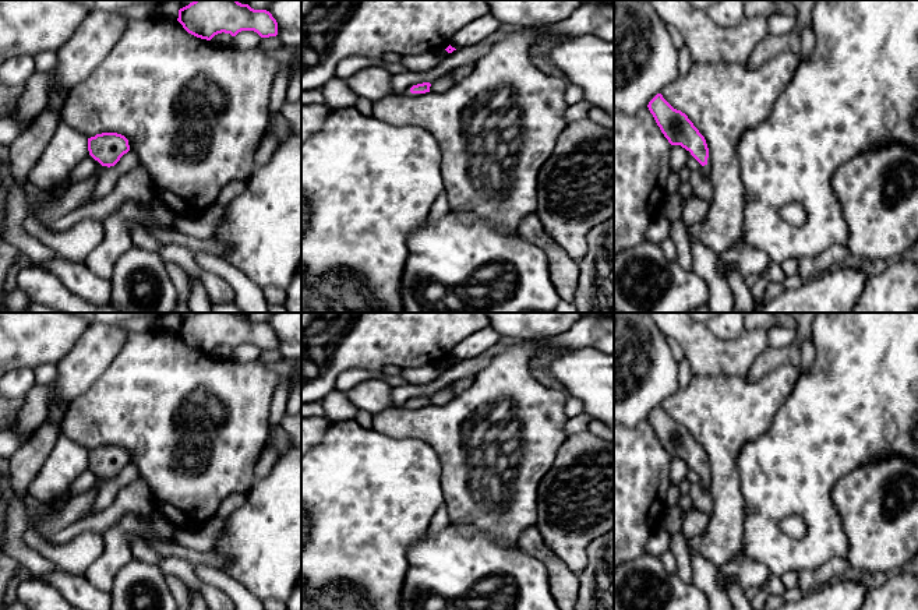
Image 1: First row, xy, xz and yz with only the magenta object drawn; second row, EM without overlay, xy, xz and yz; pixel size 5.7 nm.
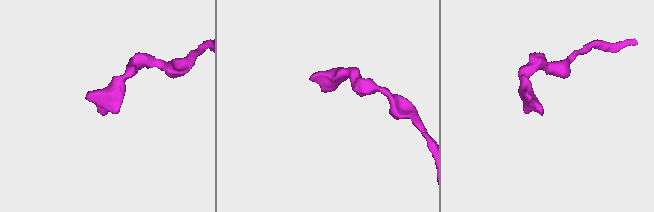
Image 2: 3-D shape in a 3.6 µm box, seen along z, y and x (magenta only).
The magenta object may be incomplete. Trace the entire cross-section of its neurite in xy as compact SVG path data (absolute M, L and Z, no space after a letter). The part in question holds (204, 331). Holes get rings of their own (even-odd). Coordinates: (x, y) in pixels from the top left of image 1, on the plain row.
M194 313L179 322L177 334L201 352L211 353L218 346L236 349L241 343L254 343L261 350L278 348L278 335L266 322L254 322L237 313Z

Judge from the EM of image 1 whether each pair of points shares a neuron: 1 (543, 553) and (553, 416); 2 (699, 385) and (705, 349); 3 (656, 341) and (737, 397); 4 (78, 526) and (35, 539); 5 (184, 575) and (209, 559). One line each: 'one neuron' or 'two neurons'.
1: two neurons
2: two neurons
3: two neurons
4: two neurons
5: two neurons

